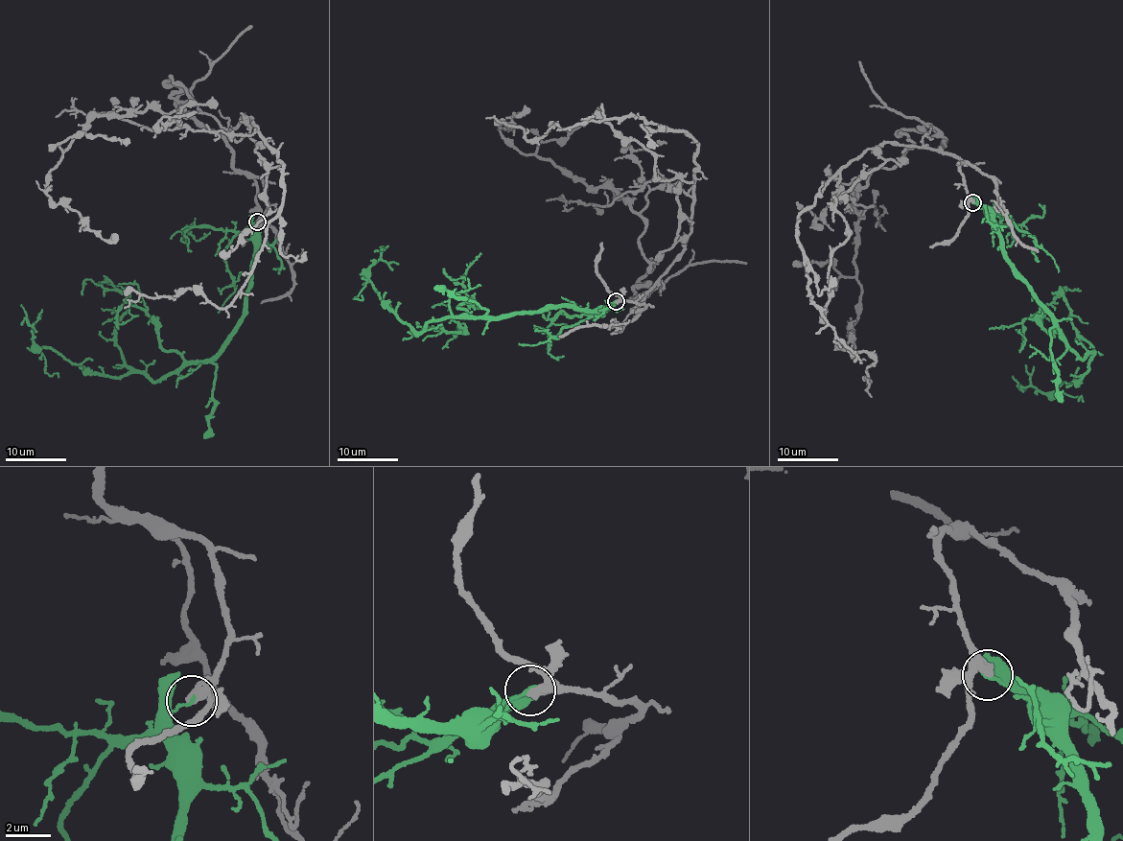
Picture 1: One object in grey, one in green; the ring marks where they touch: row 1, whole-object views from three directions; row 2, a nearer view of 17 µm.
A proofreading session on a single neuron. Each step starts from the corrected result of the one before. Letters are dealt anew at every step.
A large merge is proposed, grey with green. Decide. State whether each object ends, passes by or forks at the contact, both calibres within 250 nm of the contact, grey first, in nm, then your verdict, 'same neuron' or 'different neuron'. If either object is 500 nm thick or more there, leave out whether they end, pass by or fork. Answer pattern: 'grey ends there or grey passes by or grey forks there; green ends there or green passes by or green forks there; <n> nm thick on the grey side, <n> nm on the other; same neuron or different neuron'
grey ends there; green ends there; 400 nm thick on the grey side, 150 nm on the other; different neuron

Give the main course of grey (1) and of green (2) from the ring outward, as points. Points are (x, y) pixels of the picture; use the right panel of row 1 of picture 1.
1: (973, 202), (947, 153), (876, 148), (900, 164), (905, 150), (858, 191), (858, 320), (835, 346)
2: (973, 202), (1062, 338), (1083, 360), (1092, 355), (1078, 381), (1056, 391), (1021, 387), (1013, 376)

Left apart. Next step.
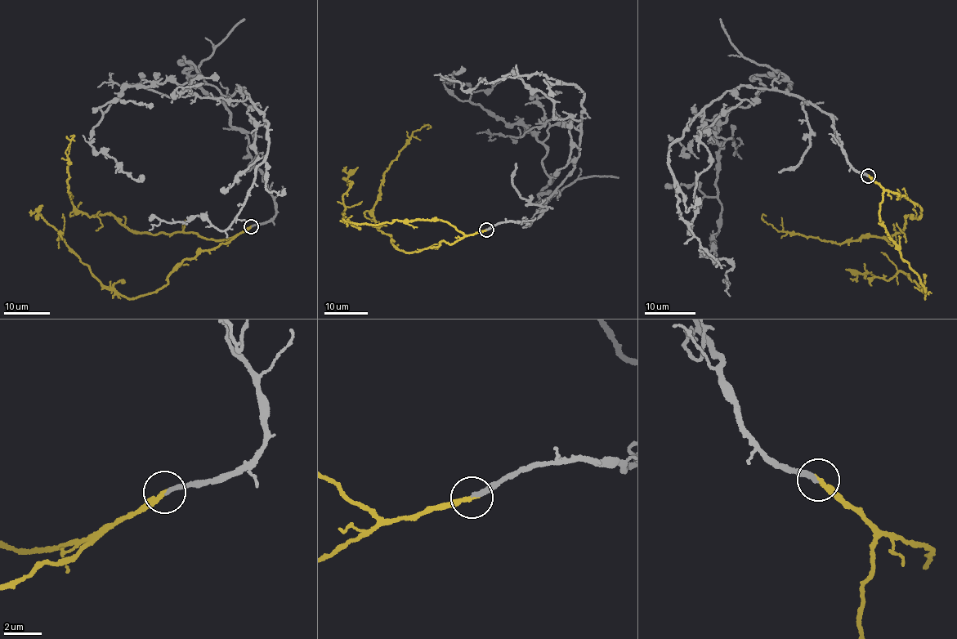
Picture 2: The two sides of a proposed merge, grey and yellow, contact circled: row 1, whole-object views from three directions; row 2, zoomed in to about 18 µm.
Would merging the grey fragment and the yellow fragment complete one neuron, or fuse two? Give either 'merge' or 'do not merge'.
merge

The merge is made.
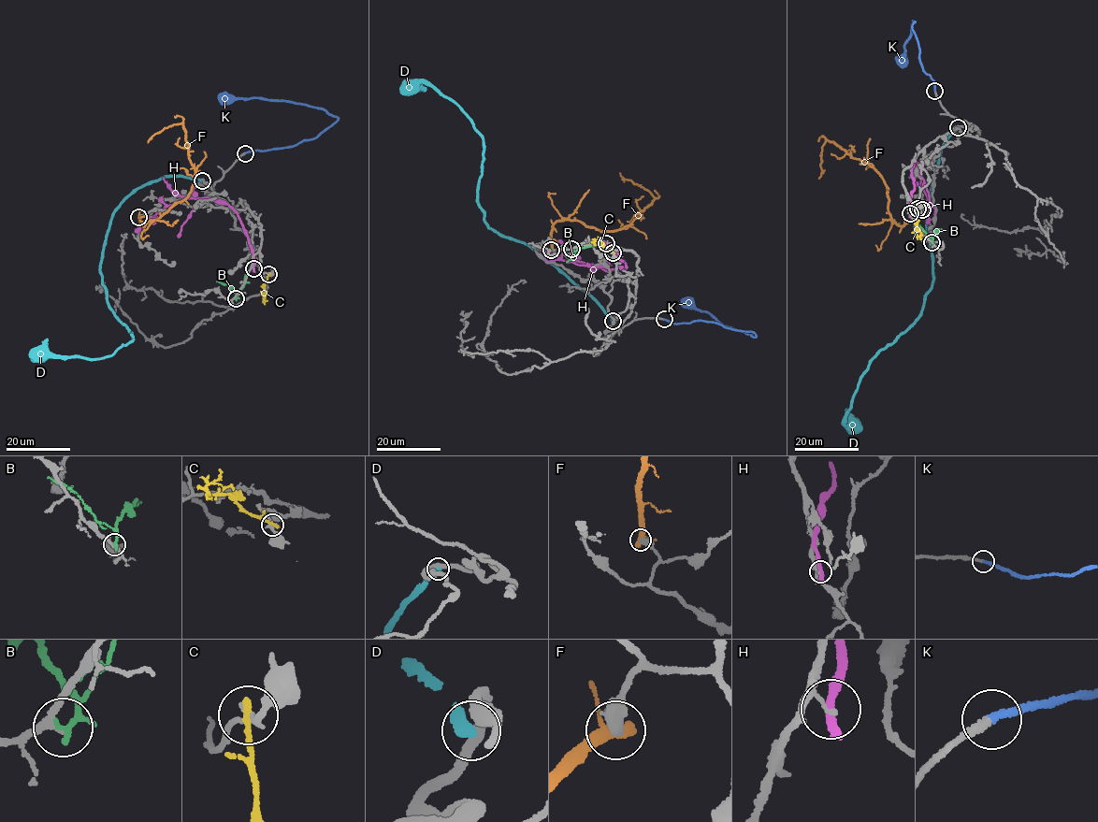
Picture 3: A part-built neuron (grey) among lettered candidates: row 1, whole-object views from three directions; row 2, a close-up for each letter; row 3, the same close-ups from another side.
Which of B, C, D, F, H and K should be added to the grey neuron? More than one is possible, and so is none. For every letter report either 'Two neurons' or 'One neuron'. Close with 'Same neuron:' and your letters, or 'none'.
B: Two neurons
C: Two neurons
D: Two neurons
F: Two neurons
H: Two neurons
K: One neuron
Same neuron: K

